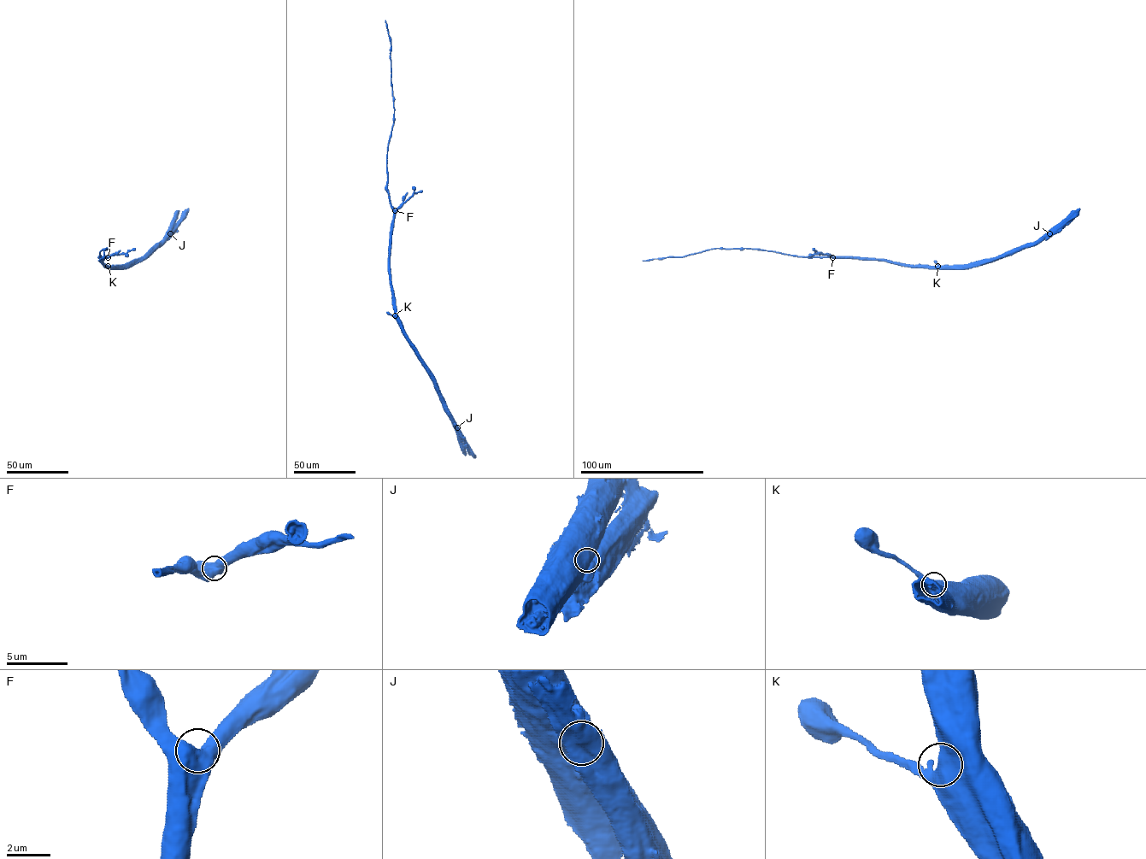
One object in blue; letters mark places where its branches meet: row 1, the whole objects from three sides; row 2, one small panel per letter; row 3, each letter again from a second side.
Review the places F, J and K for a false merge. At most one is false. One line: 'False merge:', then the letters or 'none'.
False merge: J

